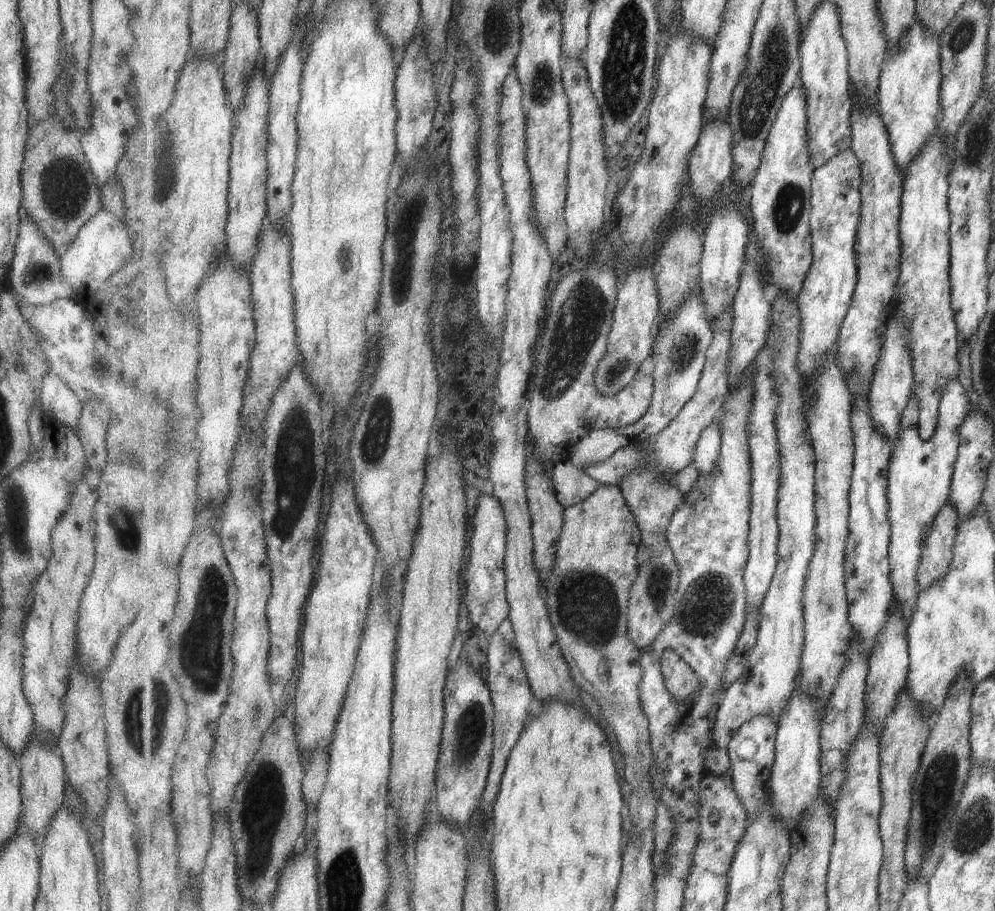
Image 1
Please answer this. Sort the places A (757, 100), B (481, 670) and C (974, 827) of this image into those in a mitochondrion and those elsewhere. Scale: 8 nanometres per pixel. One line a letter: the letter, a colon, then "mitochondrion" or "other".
A: mitochondrion
B: other
C: mitochondrion

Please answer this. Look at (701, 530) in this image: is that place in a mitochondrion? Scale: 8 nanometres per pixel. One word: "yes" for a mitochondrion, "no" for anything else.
no

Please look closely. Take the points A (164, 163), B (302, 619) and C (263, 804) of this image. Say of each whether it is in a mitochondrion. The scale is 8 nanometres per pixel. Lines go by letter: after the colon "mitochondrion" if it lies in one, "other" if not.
A: mitochondrion
B: other
C: mitochondrion

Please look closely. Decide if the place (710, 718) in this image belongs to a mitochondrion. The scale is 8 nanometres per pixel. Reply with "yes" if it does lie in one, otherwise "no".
no

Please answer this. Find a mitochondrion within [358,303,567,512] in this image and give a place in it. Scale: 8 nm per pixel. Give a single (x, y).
(377, 432)

